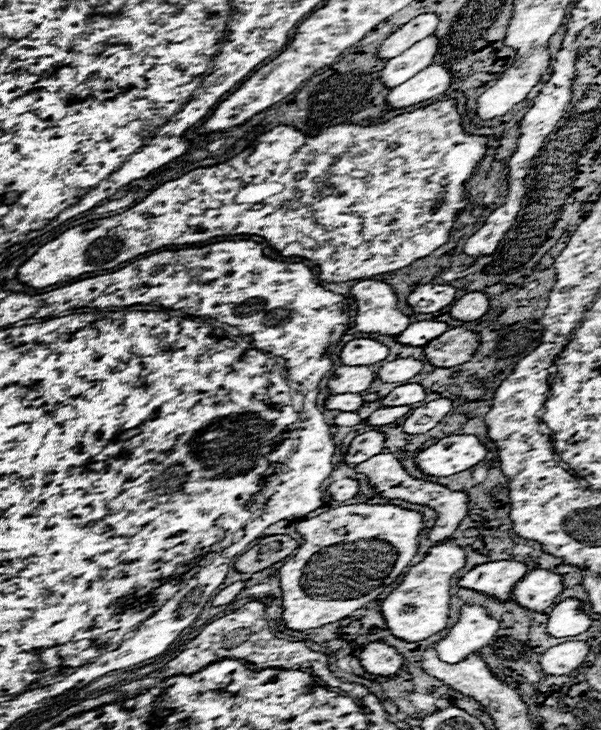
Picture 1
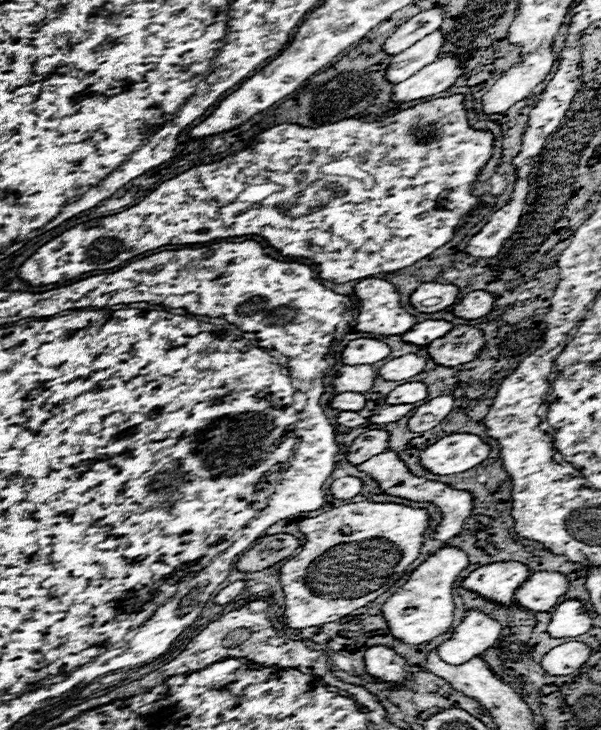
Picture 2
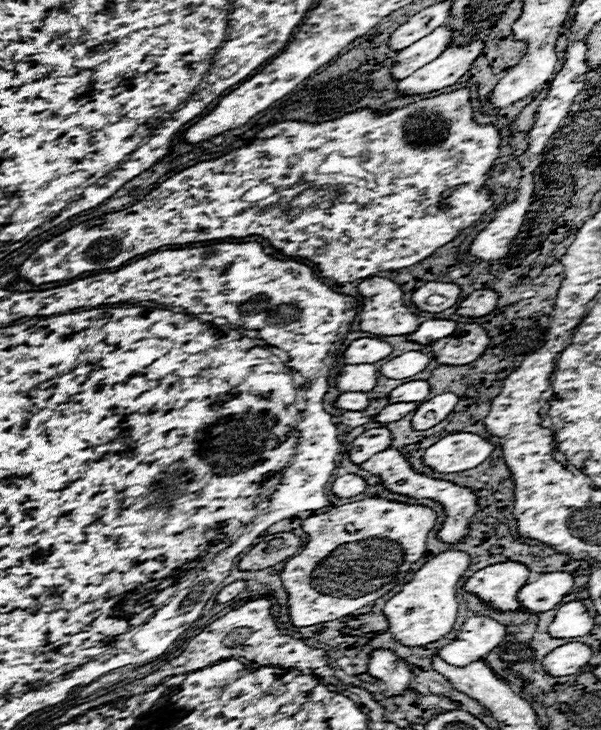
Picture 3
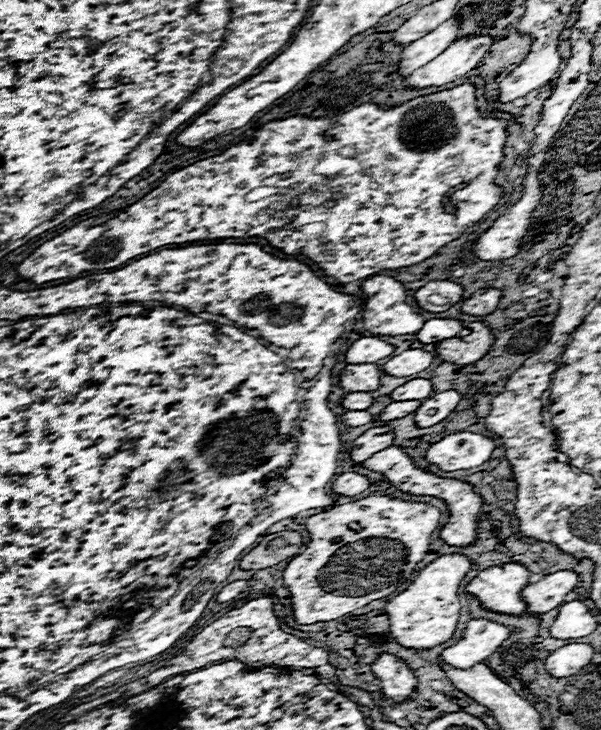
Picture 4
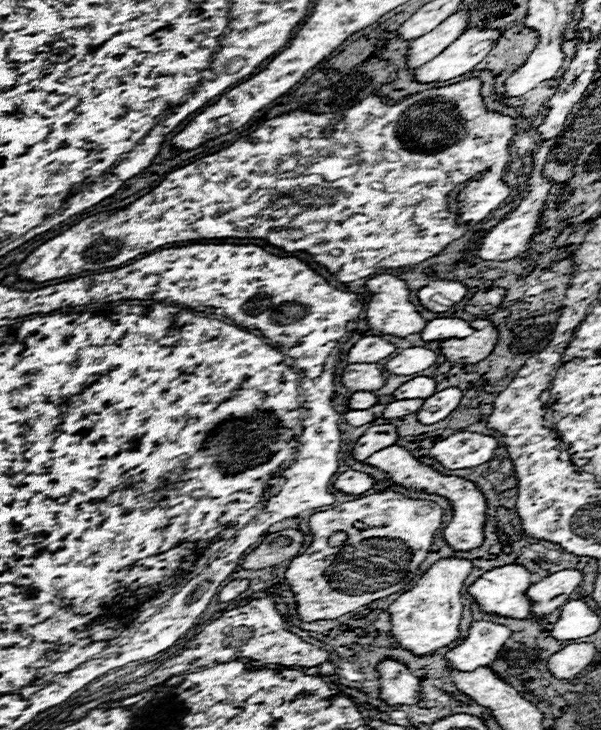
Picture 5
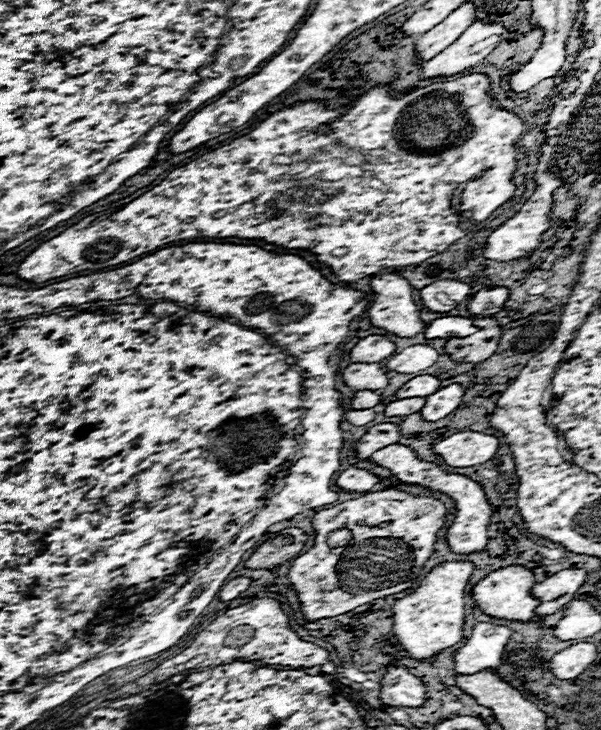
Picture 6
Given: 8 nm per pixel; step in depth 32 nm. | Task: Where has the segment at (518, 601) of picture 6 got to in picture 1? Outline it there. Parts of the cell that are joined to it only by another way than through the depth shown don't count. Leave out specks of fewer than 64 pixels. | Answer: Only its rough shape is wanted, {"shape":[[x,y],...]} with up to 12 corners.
{"shape":[[516,560],[486,562],[458,580],[500,602],[528,568]]}

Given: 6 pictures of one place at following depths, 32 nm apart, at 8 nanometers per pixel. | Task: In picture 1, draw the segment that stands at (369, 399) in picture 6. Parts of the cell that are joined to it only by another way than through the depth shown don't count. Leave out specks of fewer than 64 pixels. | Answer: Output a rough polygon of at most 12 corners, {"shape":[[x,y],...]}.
{"shape":[[340,394],[326,400],[328,410],[356,412],[360,394]]}

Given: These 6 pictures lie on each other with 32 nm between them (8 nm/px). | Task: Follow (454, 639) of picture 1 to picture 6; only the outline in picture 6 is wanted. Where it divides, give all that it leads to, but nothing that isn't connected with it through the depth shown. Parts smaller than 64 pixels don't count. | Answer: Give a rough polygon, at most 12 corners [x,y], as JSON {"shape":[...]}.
{"shape":[[478,622],[454,654],[458,674],[496,672],[512,636]]}

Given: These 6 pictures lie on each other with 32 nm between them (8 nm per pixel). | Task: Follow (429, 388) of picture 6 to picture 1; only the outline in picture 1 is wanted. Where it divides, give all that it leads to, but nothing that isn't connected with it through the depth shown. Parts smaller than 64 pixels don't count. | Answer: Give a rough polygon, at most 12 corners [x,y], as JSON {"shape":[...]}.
{"shape":[[420,384],[396,386],[382,404],[416,404],[426,398]]}

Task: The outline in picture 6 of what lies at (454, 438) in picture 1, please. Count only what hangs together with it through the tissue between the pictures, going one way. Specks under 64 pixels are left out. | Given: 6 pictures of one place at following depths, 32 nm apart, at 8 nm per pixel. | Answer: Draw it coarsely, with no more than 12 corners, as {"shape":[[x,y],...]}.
{"shape":[[456,432],[434,446],[450,466],[478,466],[496,456],[500,440]]}

